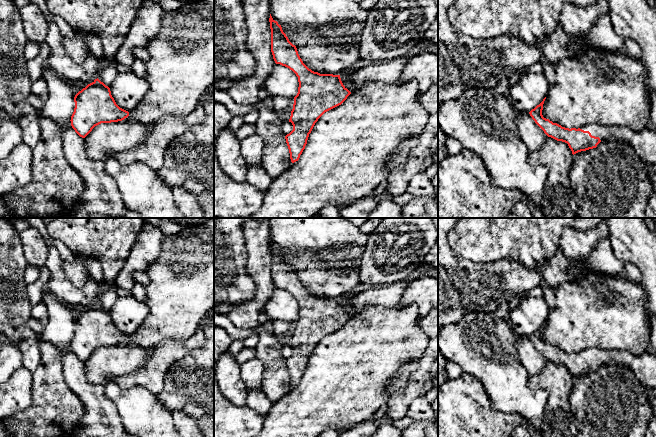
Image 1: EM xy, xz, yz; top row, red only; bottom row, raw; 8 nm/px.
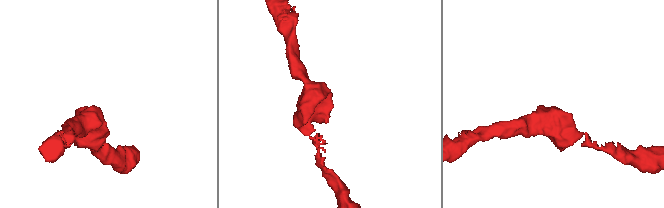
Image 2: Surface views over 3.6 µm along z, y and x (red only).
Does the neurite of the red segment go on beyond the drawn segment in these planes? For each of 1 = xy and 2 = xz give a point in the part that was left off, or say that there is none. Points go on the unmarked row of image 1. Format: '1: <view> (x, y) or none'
1: none
2: none

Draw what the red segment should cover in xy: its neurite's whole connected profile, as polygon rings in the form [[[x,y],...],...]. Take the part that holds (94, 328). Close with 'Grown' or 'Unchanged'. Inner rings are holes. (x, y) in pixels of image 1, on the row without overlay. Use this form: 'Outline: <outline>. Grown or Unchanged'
Outline: [[[98,302],[79,315],[74,326],[71,350],[82,362],[101,347],[118,346],[129,340],[128,335],[116,328],[110,312]]]. Unchanged

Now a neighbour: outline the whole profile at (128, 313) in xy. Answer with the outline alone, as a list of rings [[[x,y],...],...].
[[[130,295],[119,297],[109,312],[116,328],[130,336],[143,323],[149,313],[149,308],[144,302]]]

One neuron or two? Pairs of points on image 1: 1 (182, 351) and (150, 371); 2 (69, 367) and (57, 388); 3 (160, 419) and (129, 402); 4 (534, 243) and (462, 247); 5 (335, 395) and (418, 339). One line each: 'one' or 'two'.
1: one
2: two
3: one
4: one
5: one

